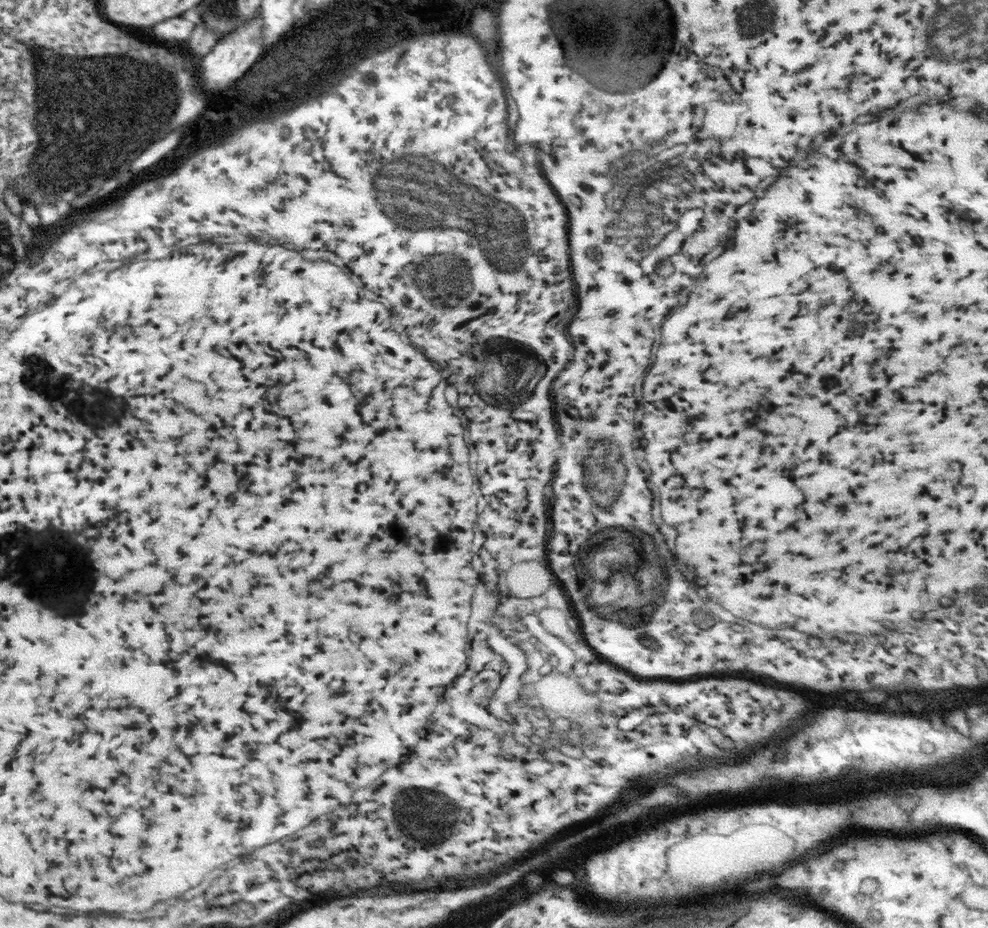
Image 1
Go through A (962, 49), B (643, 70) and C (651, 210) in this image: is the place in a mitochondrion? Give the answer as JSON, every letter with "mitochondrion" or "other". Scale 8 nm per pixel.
{"A":"mitochondrion","B":"mitochondrion","C":"mitochondrion"}

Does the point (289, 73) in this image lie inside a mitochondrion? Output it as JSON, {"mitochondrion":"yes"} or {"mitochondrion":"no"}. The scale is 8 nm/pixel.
{"mitochondrion":"no"}

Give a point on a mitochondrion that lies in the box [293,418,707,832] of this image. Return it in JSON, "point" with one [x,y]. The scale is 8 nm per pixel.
{"point":[597,475]}

